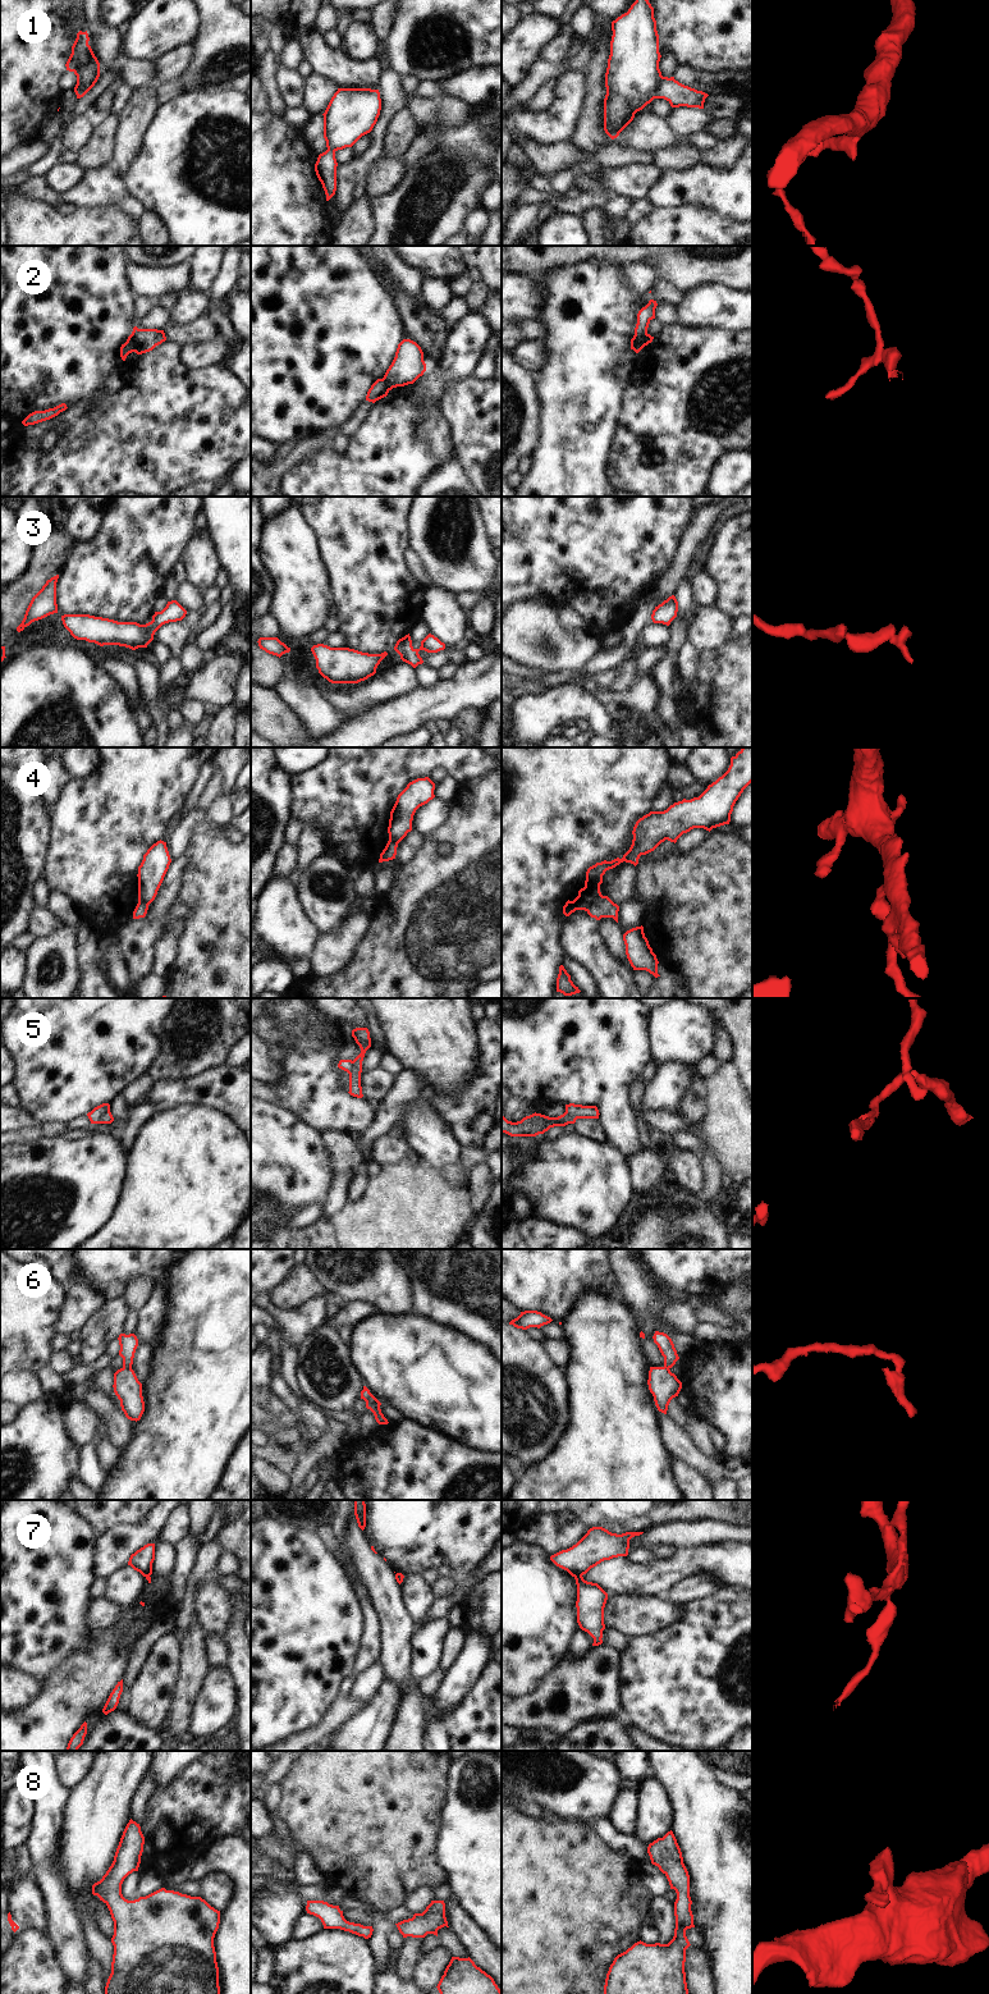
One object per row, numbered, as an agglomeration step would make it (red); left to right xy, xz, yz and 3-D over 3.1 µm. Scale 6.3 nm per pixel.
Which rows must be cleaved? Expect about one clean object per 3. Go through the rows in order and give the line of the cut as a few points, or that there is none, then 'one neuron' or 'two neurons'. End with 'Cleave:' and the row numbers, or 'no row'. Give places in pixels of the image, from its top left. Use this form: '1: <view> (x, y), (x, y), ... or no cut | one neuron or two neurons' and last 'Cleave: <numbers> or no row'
1: yz (662, 76), (654, 97) | two neurons
2: xy (137, 328), (133, 335), (133, 351) | two neurons
3: no cut | one neuron
4: yz (601, 895), (586, 910) | two neurons
5: xy (109, 1110), (97, 1123) | two neurons
6: xy (123, 1366), (131, 1367) | two neurons
7: yz (581, 1574), (575, 1577) | two neurons
8: no cut | one neuron
Cleave: 1, 2, 4, 5, 6, 7

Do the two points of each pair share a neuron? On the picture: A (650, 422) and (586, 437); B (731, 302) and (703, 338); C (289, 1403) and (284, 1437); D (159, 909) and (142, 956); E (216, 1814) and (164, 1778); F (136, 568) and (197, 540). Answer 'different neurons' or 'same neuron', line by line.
A: different neurons
B: different neurons
C: different neurons
D: different neurons
E: different neurons
F: different neurons

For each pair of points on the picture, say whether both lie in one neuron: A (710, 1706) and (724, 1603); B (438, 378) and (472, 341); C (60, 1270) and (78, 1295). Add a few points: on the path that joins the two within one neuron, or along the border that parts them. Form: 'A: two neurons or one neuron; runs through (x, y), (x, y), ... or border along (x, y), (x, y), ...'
A: one neuron; runs through (710, 1681), (724, 1658), (724, 1628)
B: one neuron; runs through (447, 369), (463, 350)
C: two neurons; border along (95, 1288), (87, 1284), (72, 1284), (67, 1289)

